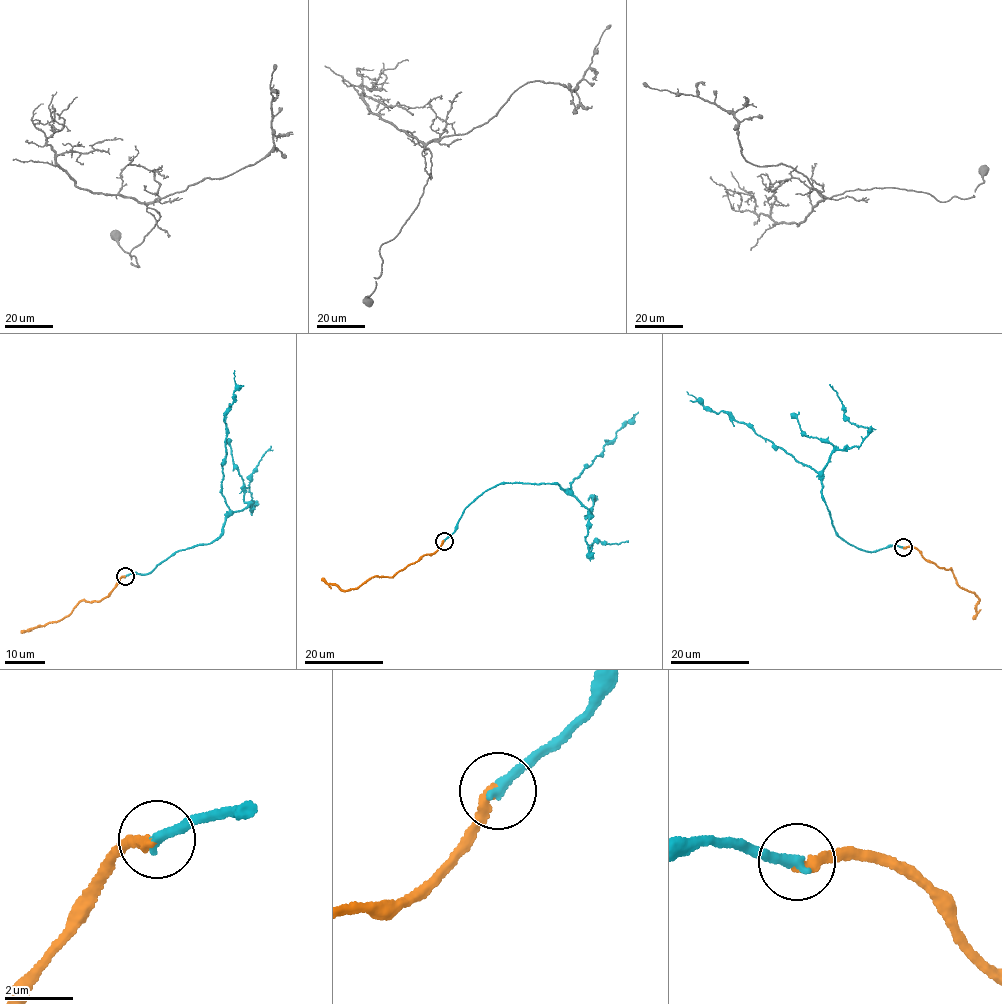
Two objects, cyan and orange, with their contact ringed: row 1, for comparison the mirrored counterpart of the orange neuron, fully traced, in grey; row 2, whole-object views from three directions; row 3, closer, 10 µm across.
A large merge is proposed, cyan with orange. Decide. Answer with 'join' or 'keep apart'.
join

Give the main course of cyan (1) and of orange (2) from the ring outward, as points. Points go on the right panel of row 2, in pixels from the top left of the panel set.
1: (903, 547), (893, 544), (871, 552), (850, 544), (836, 531), (817, 472), (727, 412), (707, 410), (686, 391)
2: (903, 547), (916, 549), (925, 559), (952, 571), (956, 582), (974, 594), (979, 601), (974, 619)

